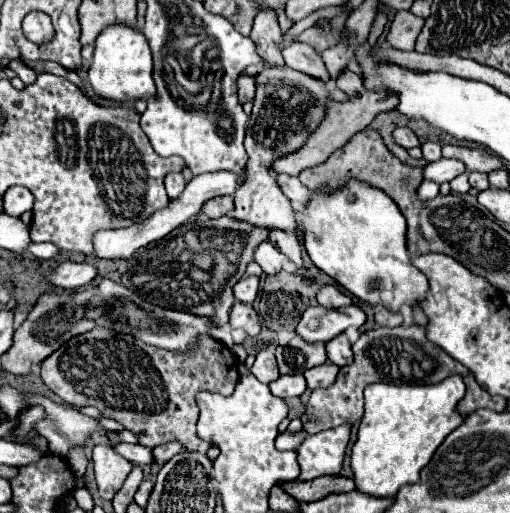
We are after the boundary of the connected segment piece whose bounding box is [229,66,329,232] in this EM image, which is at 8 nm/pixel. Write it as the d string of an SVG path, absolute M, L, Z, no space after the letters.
M265 66L263 74L257 76L257 96L253 100L253 114L247 124L245 148L249 162L243 170L243 184L235 190L235 208L229 212L231 218L243 220L259 228L277 228L297 232L295 208L283 196L275 184L275 174L271 172L271 162L277 156L291 154L299 150L311 132L321 124L327 110L327 90L321 80L301 74L291 68L271 68Z

